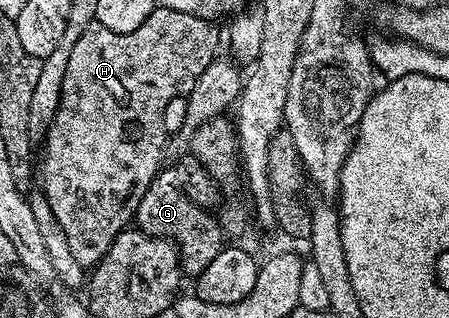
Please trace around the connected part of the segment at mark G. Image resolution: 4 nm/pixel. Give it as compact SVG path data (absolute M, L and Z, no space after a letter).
M159 169L152 180L148 192L144 192L144 200L140 200L140 208L136 215L137 229L157 238L167 238L176 249L182 265L182 273L187 279L197 280L200 272L220 256L224 249L222 225L211 211L200 208L200 204L192 204L182 190L182 175L177 169Z

